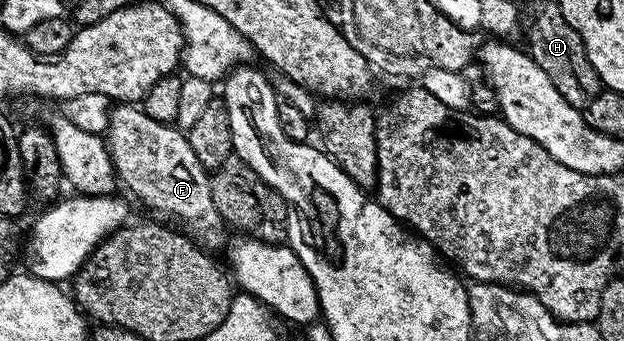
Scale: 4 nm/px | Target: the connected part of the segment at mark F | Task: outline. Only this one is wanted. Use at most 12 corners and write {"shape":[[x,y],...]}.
{"shape":[[115,105],[114,173],[144,203],[211,235],[221,220],[186,134]]}

